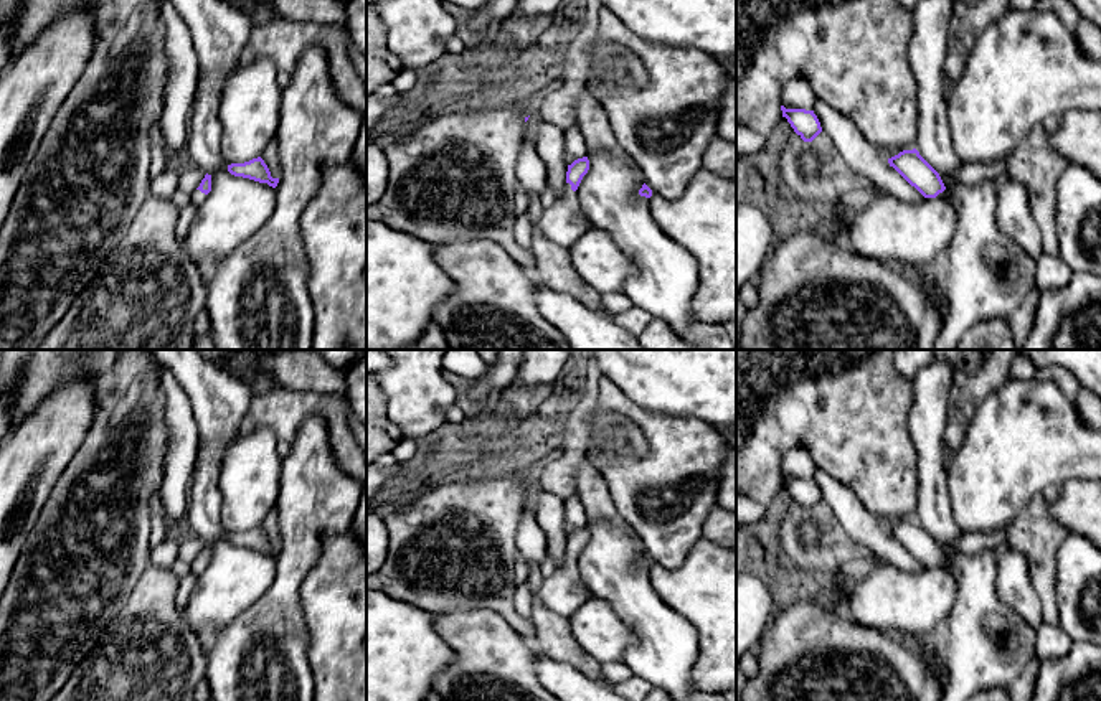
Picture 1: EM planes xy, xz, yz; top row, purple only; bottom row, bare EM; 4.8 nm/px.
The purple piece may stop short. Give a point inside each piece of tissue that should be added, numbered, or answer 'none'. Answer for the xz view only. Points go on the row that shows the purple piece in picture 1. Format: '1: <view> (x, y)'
1: xz (563, 223)

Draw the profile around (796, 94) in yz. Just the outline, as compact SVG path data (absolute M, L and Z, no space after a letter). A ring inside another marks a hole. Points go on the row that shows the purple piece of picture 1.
M792 78L786 82L781 94L781 106L786 109L812 111L814 102L815 96L806 78Z

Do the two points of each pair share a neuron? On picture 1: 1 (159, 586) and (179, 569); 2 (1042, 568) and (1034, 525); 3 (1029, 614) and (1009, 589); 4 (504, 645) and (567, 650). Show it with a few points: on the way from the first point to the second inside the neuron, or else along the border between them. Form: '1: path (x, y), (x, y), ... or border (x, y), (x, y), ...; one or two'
1: border (169, 569), (179, 579); two
2: path (1042, 558), (1037, 535); one
3: path (1027, 607), (1015, 596); one
4: border (532, 642), (538, 652); two

